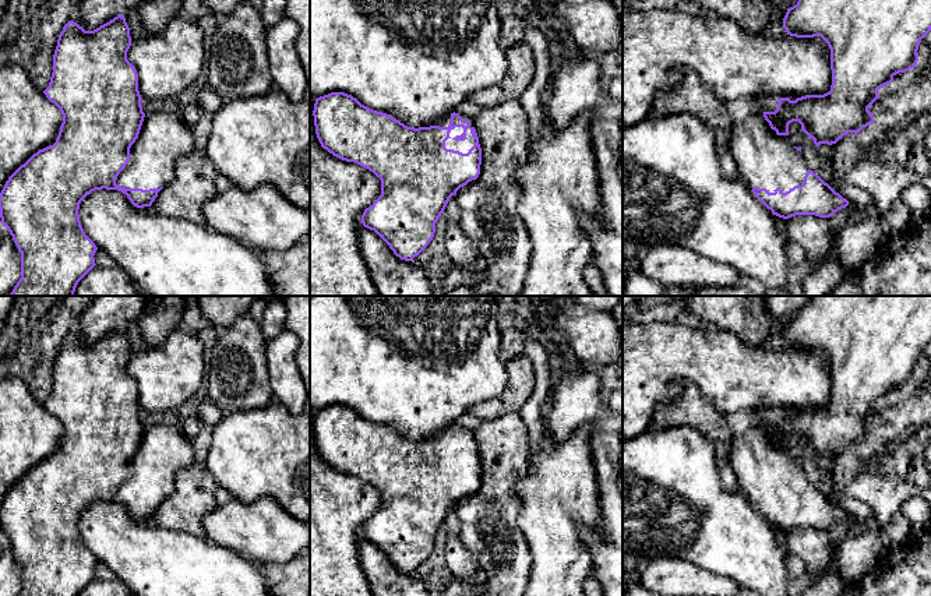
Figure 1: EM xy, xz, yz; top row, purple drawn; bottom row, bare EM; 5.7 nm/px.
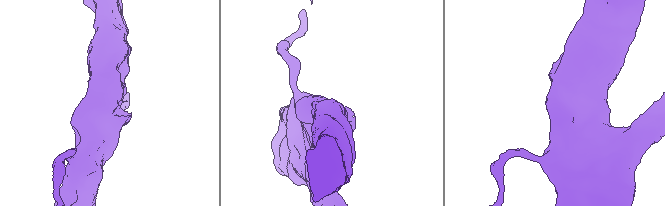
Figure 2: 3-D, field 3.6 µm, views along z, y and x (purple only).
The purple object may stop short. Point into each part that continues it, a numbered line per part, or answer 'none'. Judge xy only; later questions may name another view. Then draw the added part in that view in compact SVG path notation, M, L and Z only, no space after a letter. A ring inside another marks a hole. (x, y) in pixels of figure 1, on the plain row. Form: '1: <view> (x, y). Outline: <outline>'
1: xy (164, 450). Outline: M159 423L145 427L138 451L130 461L130 473L119 486L116 497L126 501L161 501L174 490L174 476L197 461L193 441L184 435L180 424Z

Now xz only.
1: xz (464, 459). Outline: M455 440L451 442L449 451L445 454L445 461L468 466L475 455L476 452L472 449L470 441L463 442L462 440Z

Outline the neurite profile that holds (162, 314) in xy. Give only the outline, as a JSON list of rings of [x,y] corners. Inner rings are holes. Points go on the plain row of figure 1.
[[[144,296],[145,308],[137,318],[144,341],[149,346],[159,346],[167,336],[181,327],[184,296]]]

